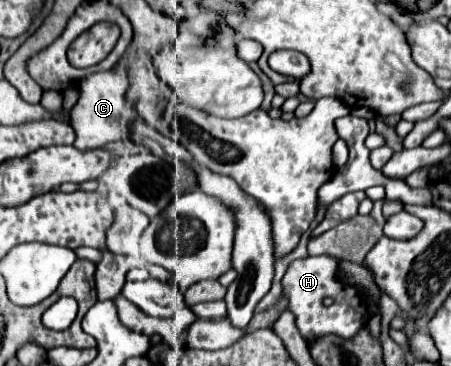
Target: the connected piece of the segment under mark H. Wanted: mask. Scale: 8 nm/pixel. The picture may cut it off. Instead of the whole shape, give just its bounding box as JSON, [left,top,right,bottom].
[282,255,368,339]

